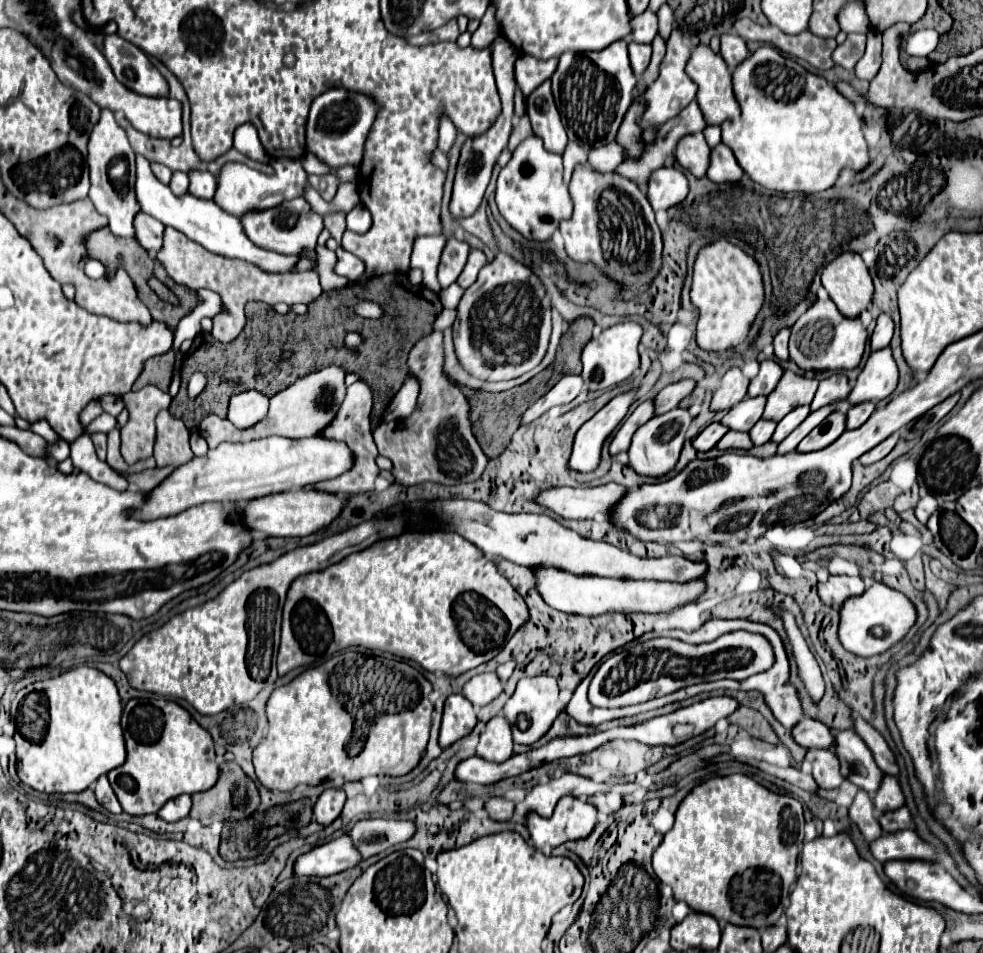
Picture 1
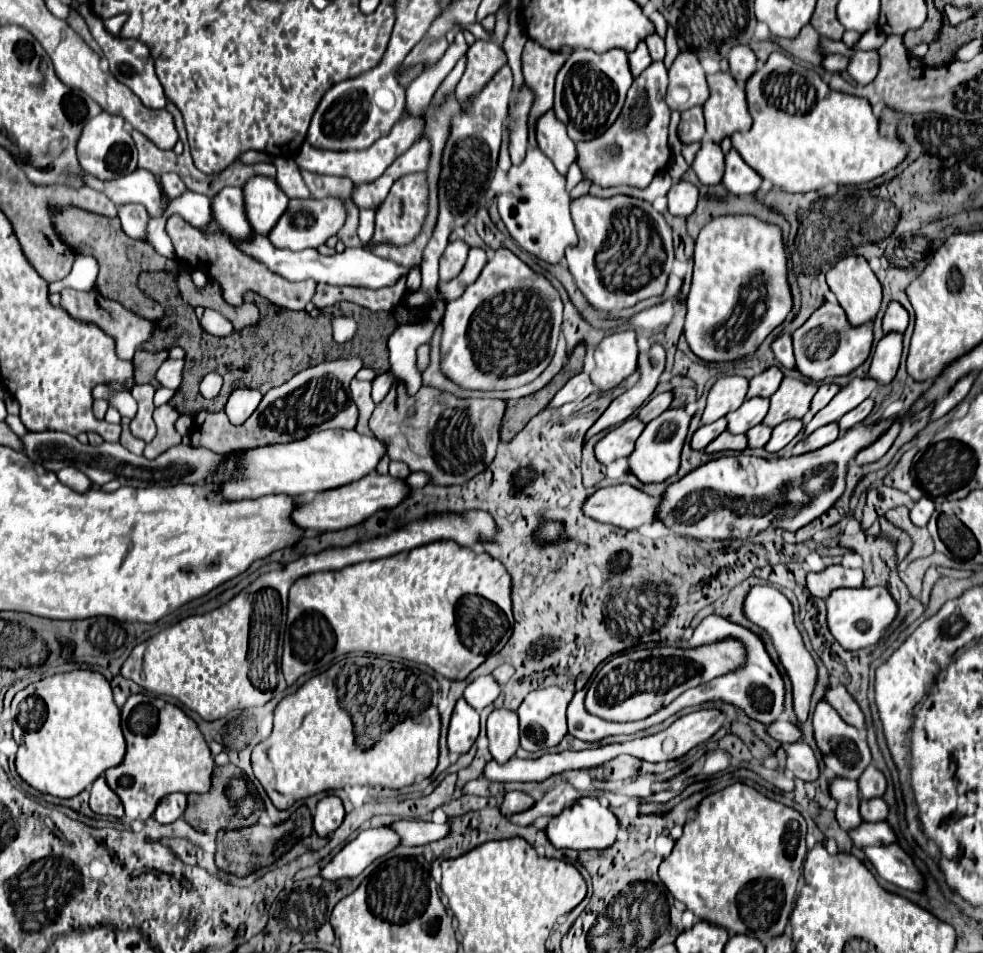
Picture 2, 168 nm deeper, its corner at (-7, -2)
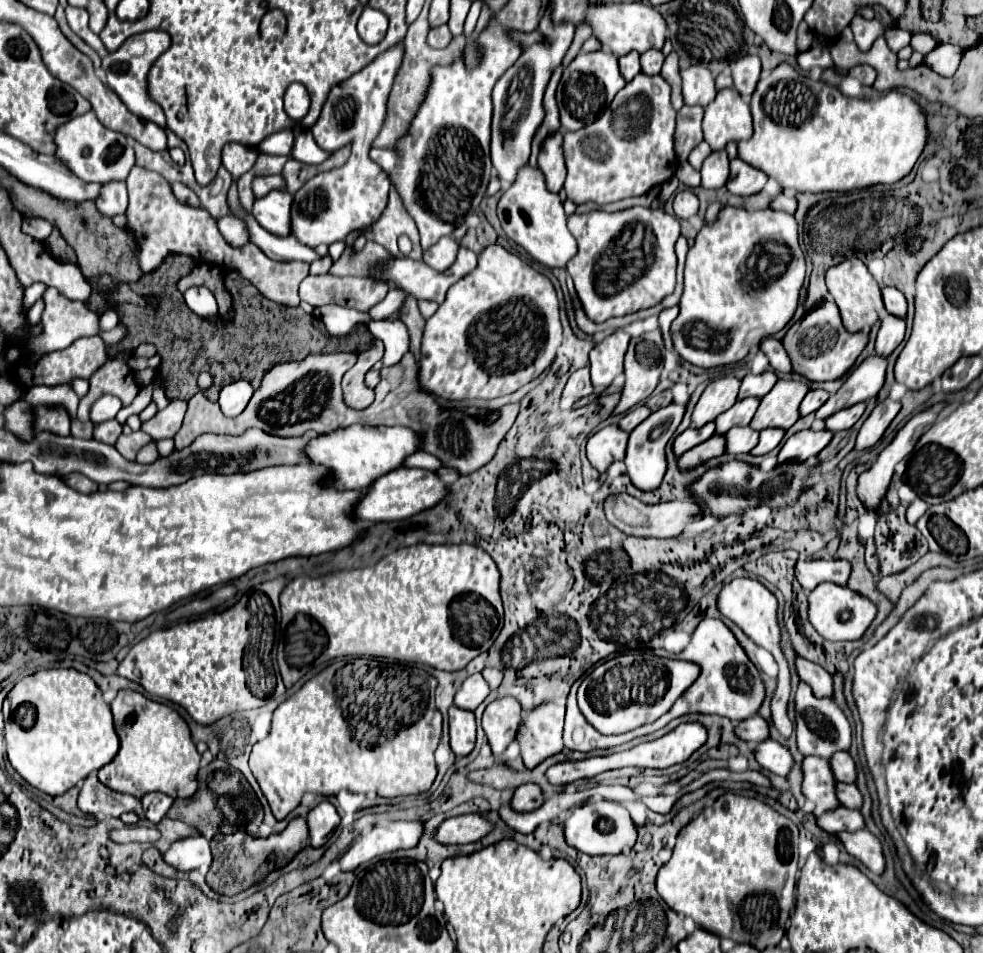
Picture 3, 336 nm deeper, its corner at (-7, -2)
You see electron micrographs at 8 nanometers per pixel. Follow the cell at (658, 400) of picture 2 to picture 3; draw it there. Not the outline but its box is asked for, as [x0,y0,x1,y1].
[617,406,651,432]

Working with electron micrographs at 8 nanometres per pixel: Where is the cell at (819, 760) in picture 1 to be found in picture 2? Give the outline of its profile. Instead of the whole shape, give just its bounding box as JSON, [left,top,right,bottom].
[787,742,819,782]

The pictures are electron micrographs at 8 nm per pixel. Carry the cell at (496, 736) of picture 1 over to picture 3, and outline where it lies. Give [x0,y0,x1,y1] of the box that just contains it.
[483,696,521,754]

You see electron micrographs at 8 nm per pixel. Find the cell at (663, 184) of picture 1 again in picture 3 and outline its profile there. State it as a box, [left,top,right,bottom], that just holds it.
[673,190,699,220]

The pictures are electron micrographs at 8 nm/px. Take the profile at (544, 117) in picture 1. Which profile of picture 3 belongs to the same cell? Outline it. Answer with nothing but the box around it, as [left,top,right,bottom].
[539,134,565,192]

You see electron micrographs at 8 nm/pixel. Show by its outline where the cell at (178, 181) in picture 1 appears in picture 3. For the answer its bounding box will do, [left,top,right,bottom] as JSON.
[219,216,249,246]

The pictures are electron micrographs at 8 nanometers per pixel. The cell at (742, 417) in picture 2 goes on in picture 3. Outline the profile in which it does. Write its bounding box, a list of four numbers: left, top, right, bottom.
[715,398,759,434]

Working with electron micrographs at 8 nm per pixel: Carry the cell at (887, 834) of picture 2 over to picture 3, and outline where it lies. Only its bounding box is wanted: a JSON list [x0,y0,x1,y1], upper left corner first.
[817,806,865,834]

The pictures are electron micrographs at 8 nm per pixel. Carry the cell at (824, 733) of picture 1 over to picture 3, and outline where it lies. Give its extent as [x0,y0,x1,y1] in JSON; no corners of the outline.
[735,714,767,742]

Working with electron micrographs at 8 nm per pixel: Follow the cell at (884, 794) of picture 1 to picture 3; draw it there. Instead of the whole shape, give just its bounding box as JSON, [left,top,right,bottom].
[829,752,855,782]

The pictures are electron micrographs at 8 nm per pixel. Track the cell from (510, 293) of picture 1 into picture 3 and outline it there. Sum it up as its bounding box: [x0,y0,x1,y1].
[417,244,561,400]

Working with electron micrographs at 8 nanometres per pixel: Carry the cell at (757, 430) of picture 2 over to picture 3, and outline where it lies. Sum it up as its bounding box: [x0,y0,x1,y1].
[723,426,759,454]

